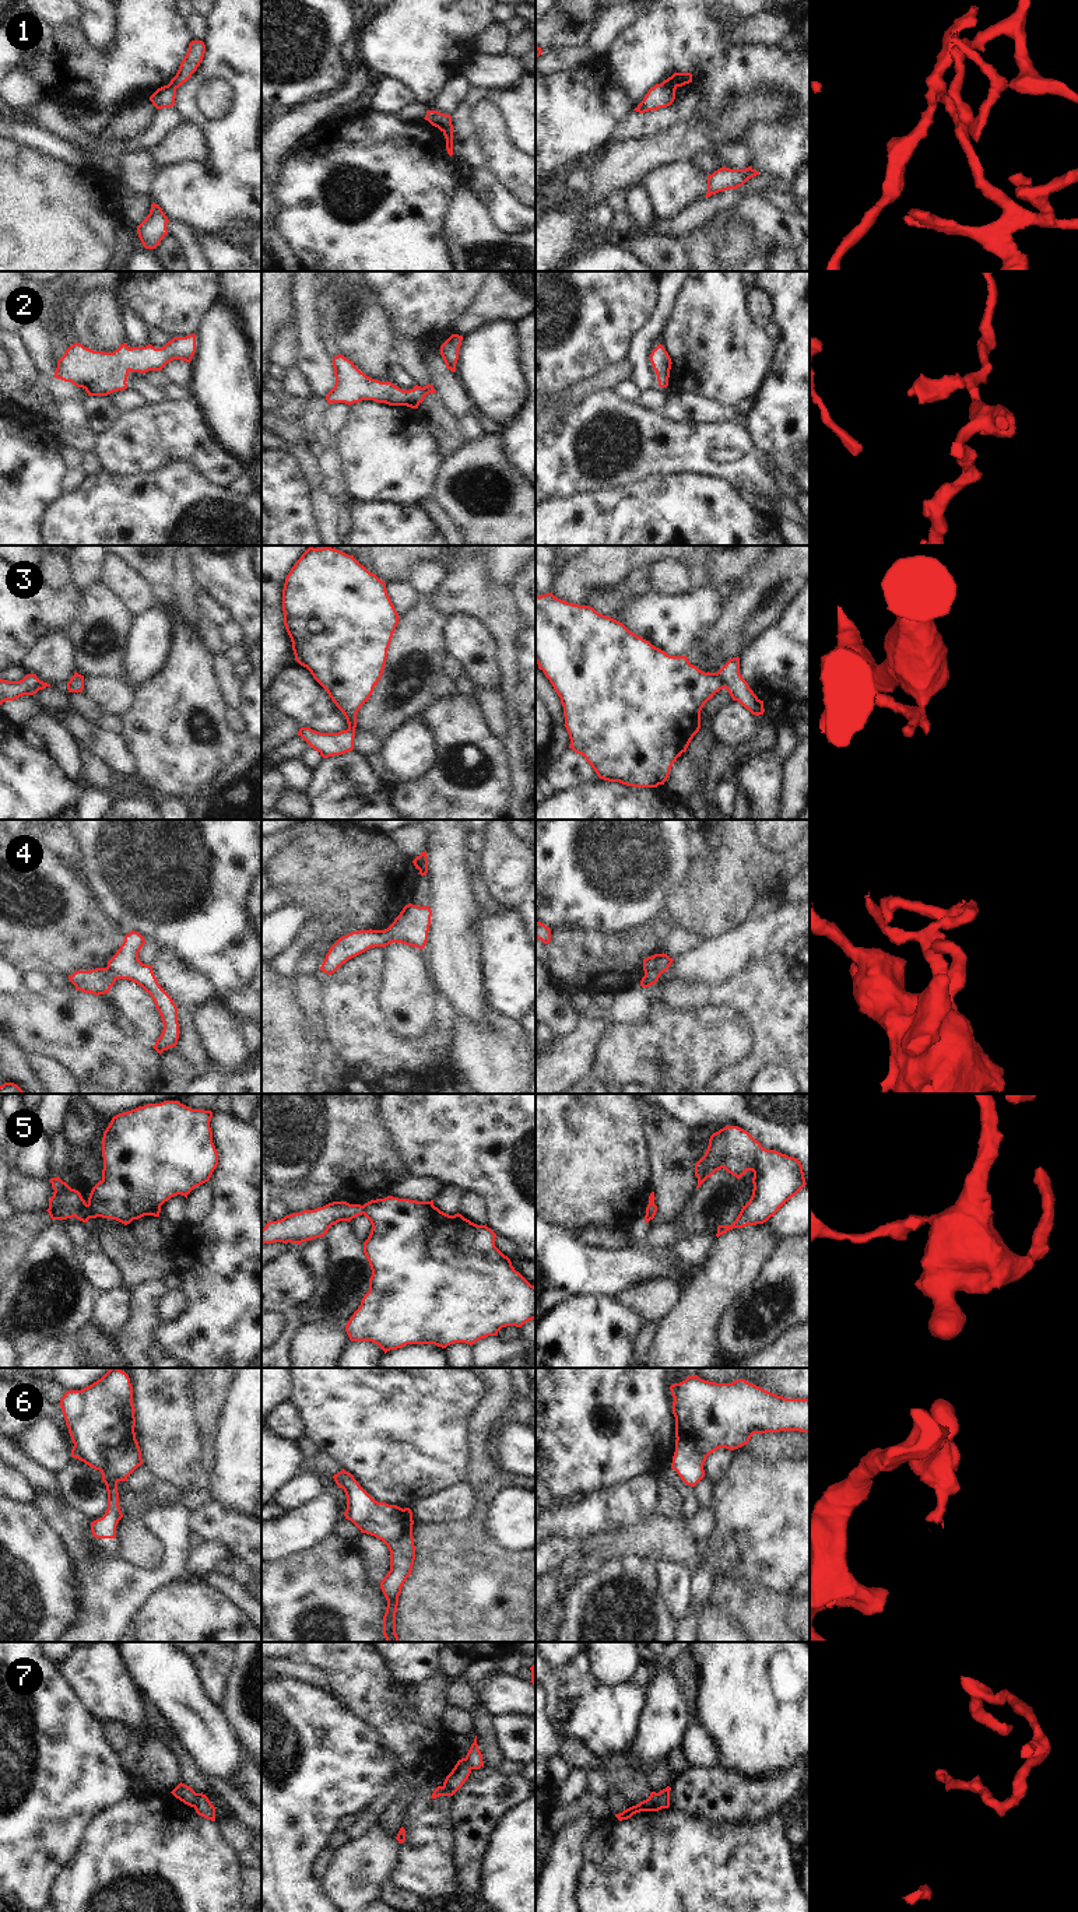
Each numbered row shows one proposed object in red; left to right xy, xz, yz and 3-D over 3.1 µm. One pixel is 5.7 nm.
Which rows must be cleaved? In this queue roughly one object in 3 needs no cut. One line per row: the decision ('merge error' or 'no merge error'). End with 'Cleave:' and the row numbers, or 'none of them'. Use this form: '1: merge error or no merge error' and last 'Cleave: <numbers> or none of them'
1: merge error
2: no merge error
3: merge error
4: merge error
5: merge error
6: merge error
7: merge error
Cleave: 1, 3, 4, 5, 6, 7

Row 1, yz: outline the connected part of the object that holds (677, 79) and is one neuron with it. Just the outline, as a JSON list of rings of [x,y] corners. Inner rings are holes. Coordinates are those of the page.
[[[674,73],[671,77],[664,80],[661,84],[675,91],[678,87],[692,83],[691,73]]]

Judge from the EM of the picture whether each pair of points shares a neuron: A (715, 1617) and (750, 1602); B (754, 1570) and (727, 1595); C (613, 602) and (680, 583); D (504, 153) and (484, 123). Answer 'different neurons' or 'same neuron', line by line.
A: different neurons
B: different neurons
C: different neurons
D: same neuron

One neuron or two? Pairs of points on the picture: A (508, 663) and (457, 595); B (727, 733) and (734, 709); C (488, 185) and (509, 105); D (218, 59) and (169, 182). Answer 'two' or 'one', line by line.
A: one
B: one
C: one
D: one

